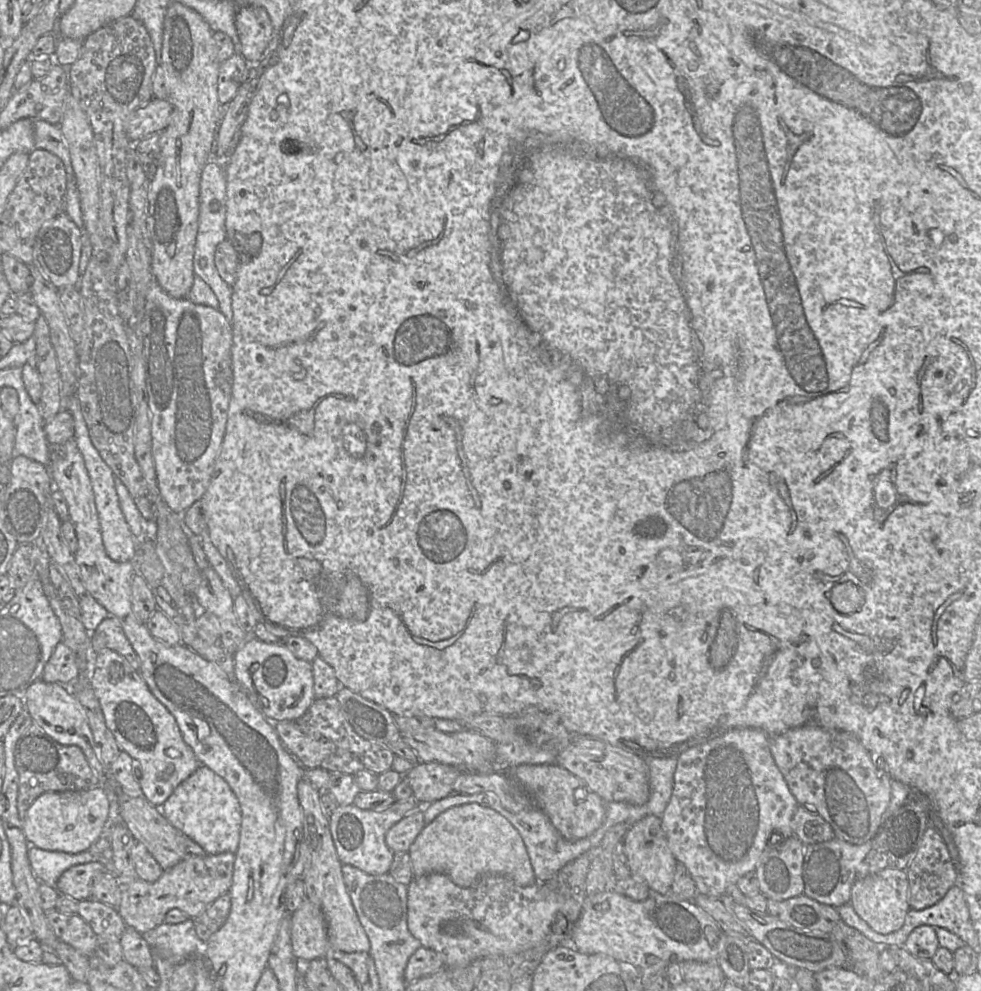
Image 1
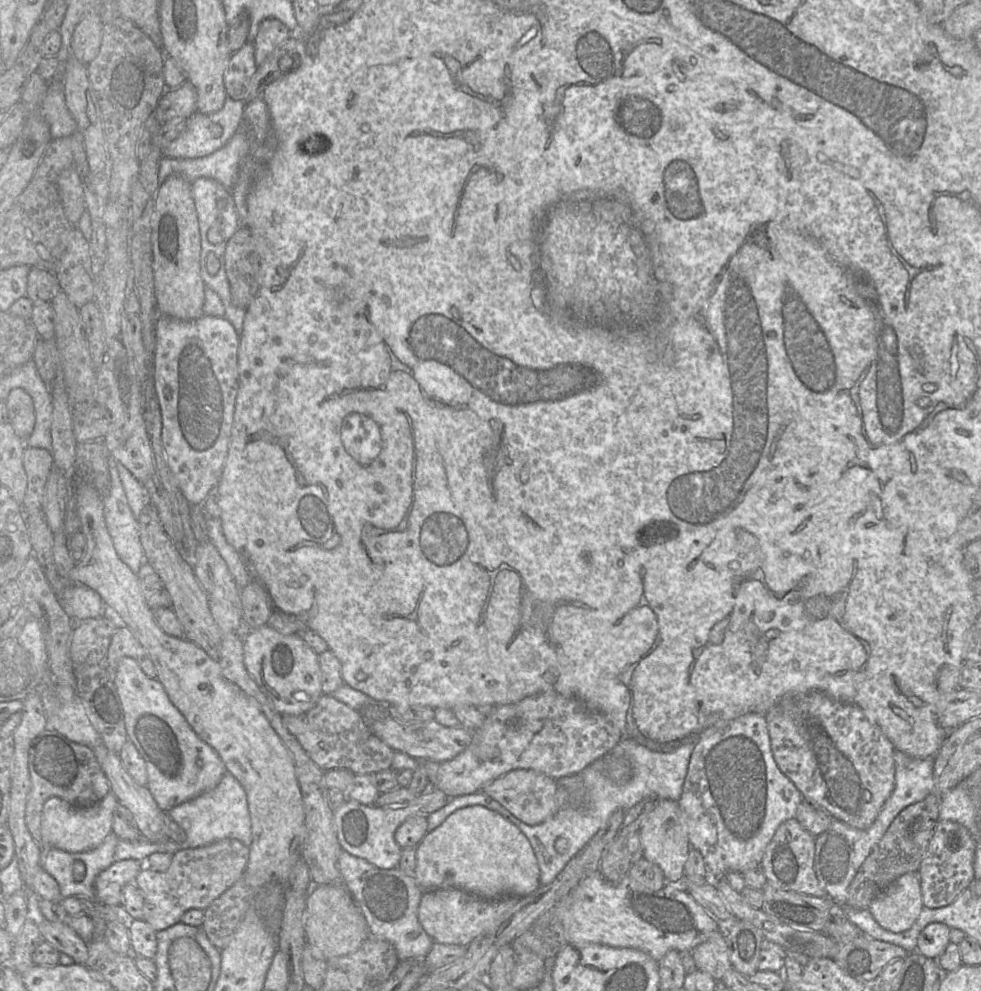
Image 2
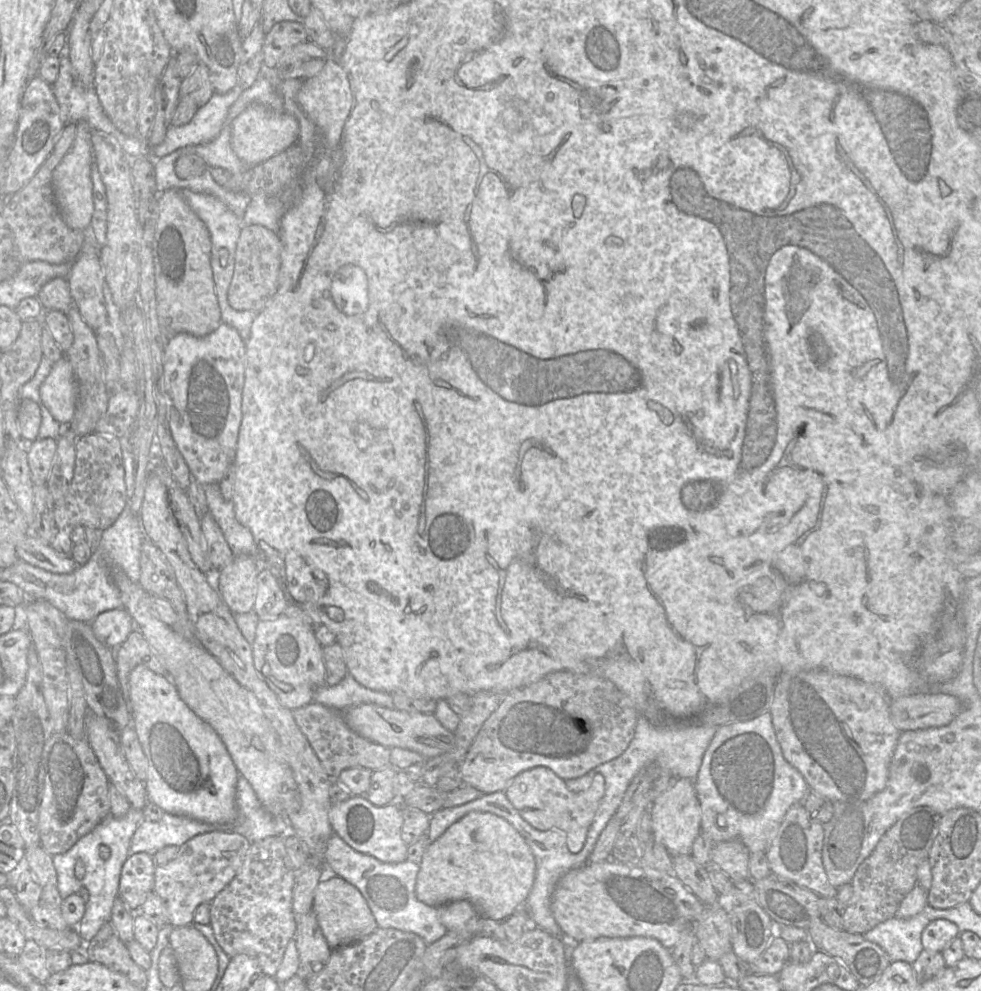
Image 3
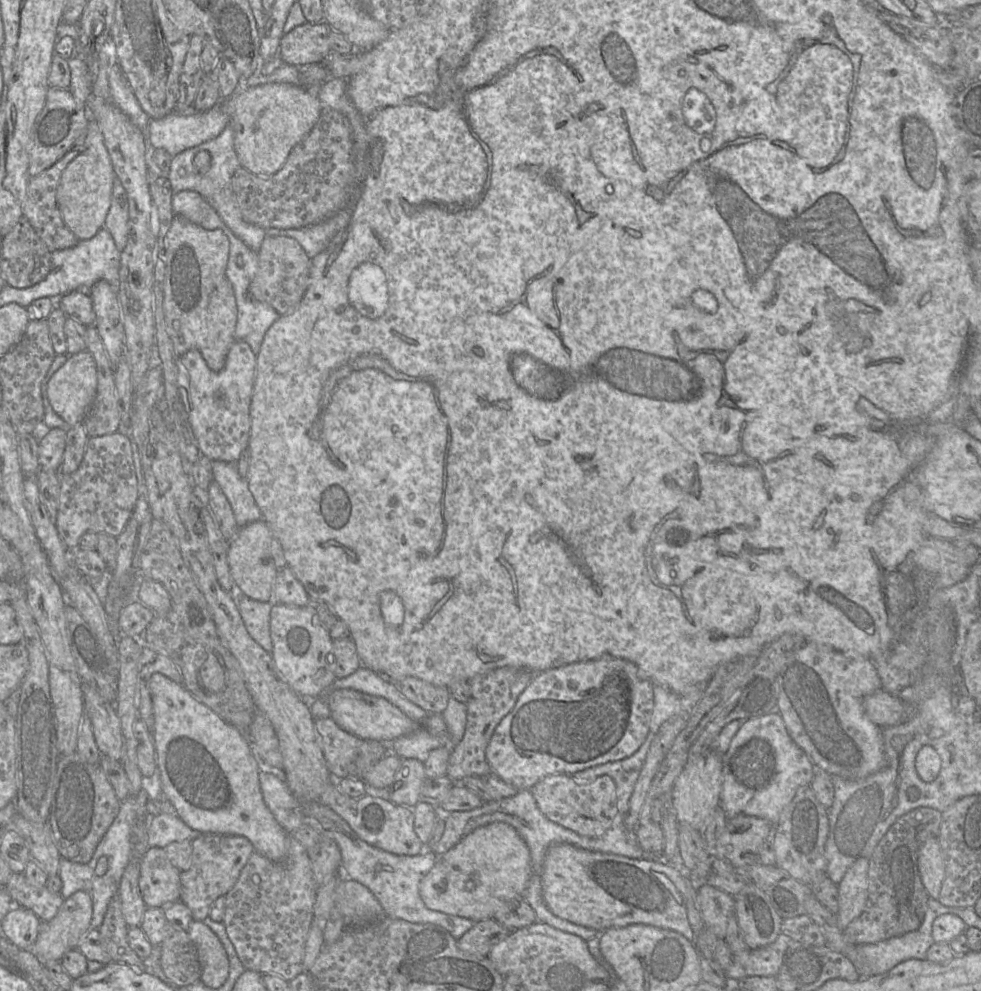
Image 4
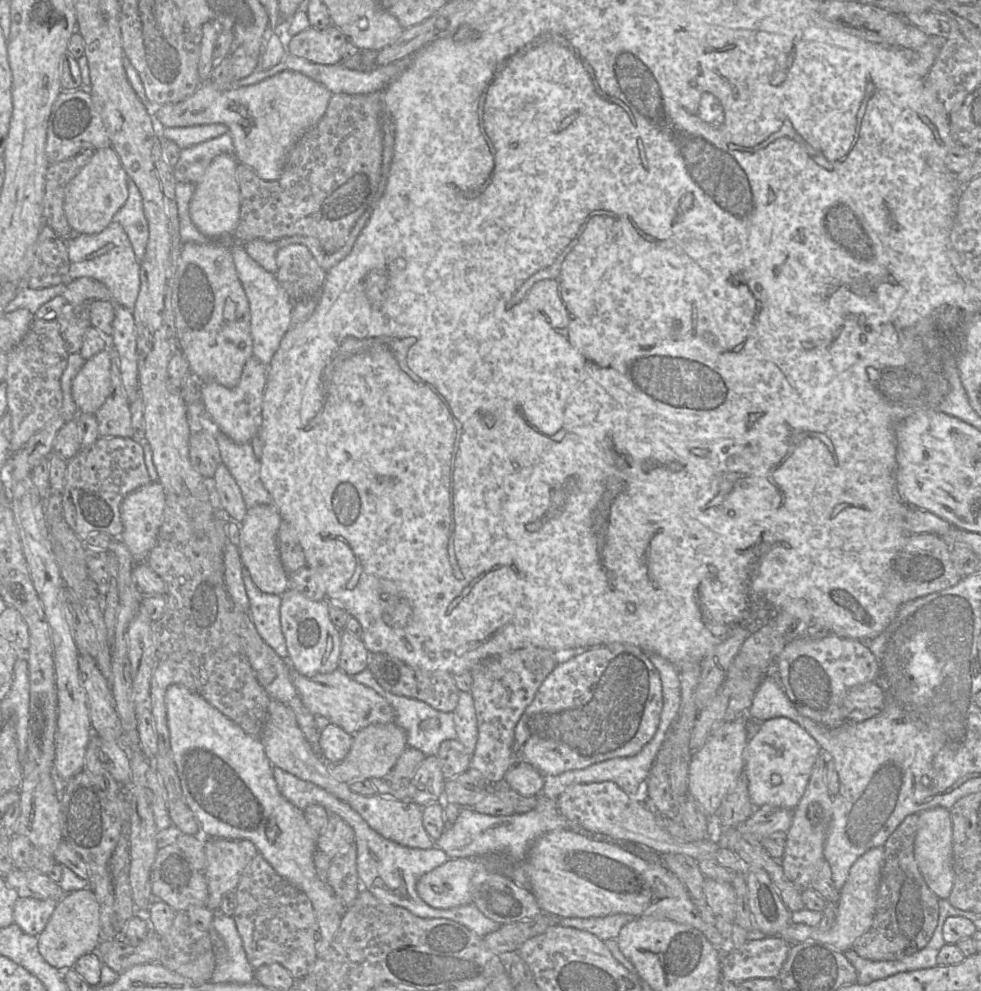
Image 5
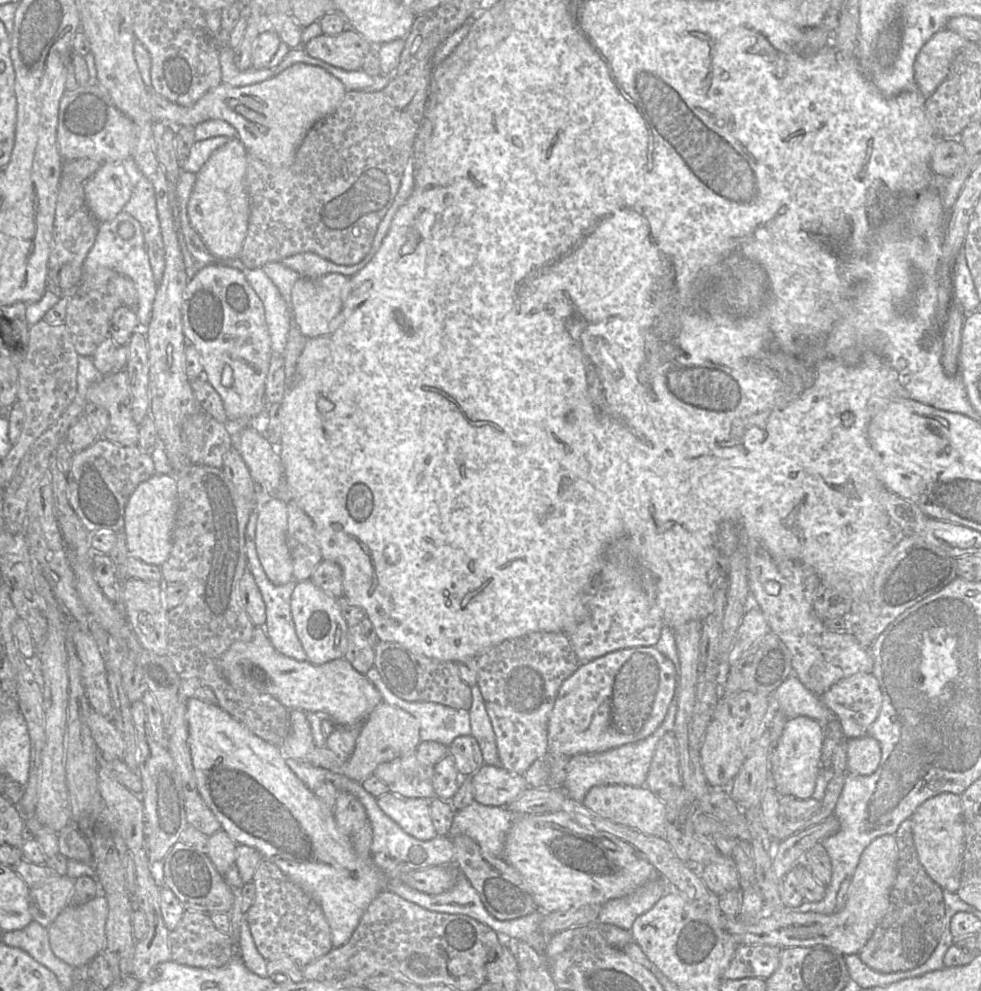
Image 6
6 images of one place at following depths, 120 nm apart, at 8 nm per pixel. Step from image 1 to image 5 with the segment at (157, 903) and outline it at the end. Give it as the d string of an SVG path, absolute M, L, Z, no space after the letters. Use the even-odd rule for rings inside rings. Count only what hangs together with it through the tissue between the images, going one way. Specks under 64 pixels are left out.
M208 837L204 840L206 865L203 870L207 882L205 906L219 910L225 894L236 889L241 876L258 854L249 840Z

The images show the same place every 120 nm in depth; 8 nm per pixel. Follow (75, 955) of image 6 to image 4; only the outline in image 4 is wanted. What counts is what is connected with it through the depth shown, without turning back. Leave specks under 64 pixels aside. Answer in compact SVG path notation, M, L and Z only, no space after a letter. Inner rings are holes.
M79 890L64 900L57 914L49 921L41 924L37 939L32 947L32 953L41 964L46 961L61 961L63 955L69 950L77 949L81 938L91 928L93 914L93 900L90 893Z

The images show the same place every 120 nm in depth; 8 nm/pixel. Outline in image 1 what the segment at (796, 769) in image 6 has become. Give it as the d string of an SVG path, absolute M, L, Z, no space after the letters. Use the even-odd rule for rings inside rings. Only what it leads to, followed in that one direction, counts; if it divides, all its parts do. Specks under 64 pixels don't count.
M736 728L679 754L672 795L661 824L674 858L687 868L695 882L696 893L720 898L728 887L756 870L774 835L783 839L794 835L793 816L798 806L772 757L770 737L760 729Z

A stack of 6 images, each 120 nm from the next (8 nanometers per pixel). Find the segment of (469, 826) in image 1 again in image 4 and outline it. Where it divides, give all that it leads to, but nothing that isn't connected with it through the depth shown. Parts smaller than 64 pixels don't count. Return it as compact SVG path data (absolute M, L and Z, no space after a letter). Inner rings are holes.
M505 822L478 827L457 845L439 855L419 884L419 894L427 908L479 922L493 919L500 906L524 897L532 874L529 848Z

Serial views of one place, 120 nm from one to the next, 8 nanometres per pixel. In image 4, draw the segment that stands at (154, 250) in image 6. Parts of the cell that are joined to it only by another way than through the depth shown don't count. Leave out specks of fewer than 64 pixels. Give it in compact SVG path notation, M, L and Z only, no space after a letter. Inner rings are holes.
M115 179L112 199L104 228L107 229L113 239L117 248L122 251L128 241L129 237L129 205L125 189L121 182Z

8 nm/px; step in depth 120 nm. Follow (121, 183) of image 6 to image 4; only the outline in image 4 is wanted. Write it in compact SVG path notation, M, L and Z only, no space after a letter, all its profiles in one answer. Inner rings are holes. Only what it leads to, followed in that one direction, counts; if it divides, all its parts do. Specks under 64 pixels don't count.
M87 102L85 113L87 127L82 132L83 150L63 171L57 188L57 202L63 220L79 241L93 238L104 227L116 179L103 134Z

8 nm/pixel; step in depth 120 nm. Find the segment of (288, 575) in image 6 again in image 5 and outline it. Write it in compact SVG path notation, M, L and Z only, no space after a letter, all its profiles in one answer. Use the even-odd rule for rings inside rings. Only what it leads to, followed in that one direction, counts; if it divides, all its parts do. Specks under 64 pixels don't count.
M274 503L257 505L248 509L247 514L241 522L238 550L243 567L249 572L249 575L255 586L262 592L268 594L282 595L288 589L288 574L283 568L277 545L277 533L282 518L278 508Z

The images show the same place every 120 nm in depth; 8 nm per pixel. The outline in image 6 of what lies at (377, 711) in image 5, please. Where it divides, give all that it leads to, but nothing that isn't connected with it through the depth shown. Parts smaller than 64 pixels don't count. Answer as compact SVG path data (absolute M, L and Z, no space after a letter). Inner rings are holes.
M255 627L250 641L235 642L219 658L219 668L235 688L252 694L269 694L289 710L326 715L338 727L361 725L383 702L380 692L345 658L313 665L279 653L263 627Z

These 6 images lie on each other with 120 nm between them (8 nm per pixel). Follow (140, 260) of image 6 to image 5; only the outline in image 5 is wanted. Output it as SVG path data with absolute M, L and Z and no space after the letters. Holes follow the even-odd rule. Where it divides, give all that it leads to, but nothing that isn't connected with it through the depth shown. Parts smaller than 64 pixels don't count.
M112 221L99 233L75 234L65 241L70 260L67 281L74 281L81 277L96 279L107 286L112 296L112 302L131 311L140 290L140 260L136 257L133 246L122 225Z

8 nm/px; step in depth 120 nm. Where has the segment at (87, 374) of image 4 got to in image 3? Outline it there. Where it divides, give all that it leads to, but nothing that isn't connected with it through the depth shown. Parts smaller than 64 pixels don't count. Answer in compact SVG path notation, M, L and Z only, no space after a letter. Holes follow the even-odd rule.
M66 357L54 363L39 393L51 415L62 424L70 424L78 398L78 383Z

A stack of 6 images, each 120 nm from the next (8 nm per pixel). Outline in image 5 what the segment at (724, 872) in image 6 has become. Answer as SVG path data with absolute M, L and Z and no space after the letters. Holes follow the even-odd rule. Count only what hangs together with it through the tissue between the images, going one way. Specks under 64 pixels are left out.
M706 878L704 885L703 885L703 889L704 889L705 901L706 901L707 905L709 906L709 908L711 909L711 911L713 912L713 914L715 916L722 916L728 921L733 919L734 924L736 924L735 923L735 919L736 919L736 894L735 894L735 890L734 890L732 884L727 883L727 882L719 882L719 881L715 881L715 880Z

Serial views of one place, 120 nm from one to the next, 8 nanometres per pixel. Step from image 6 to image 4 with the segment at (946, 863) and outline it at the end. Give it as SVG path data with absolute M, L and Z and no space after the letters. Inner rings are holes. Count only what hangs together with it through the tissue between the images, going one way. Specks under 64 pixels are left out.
M938 837L929 838L921 846L918 869L929 896L937 900L945 877L945 862Z

